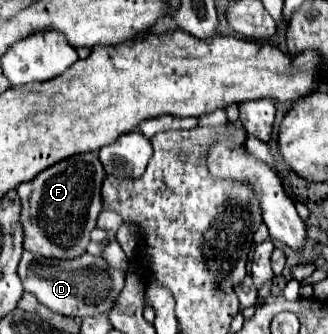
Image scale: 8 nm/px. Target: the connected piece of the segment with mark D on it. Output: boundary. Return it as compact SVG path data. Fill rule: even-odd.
M22 252L18 276L22 280L24 290L34 294L40 304L70 318L106 314L124 286L122 270L114 270L104 258L96 258L90 254L84 254L74 260L50 260L30 252Z

